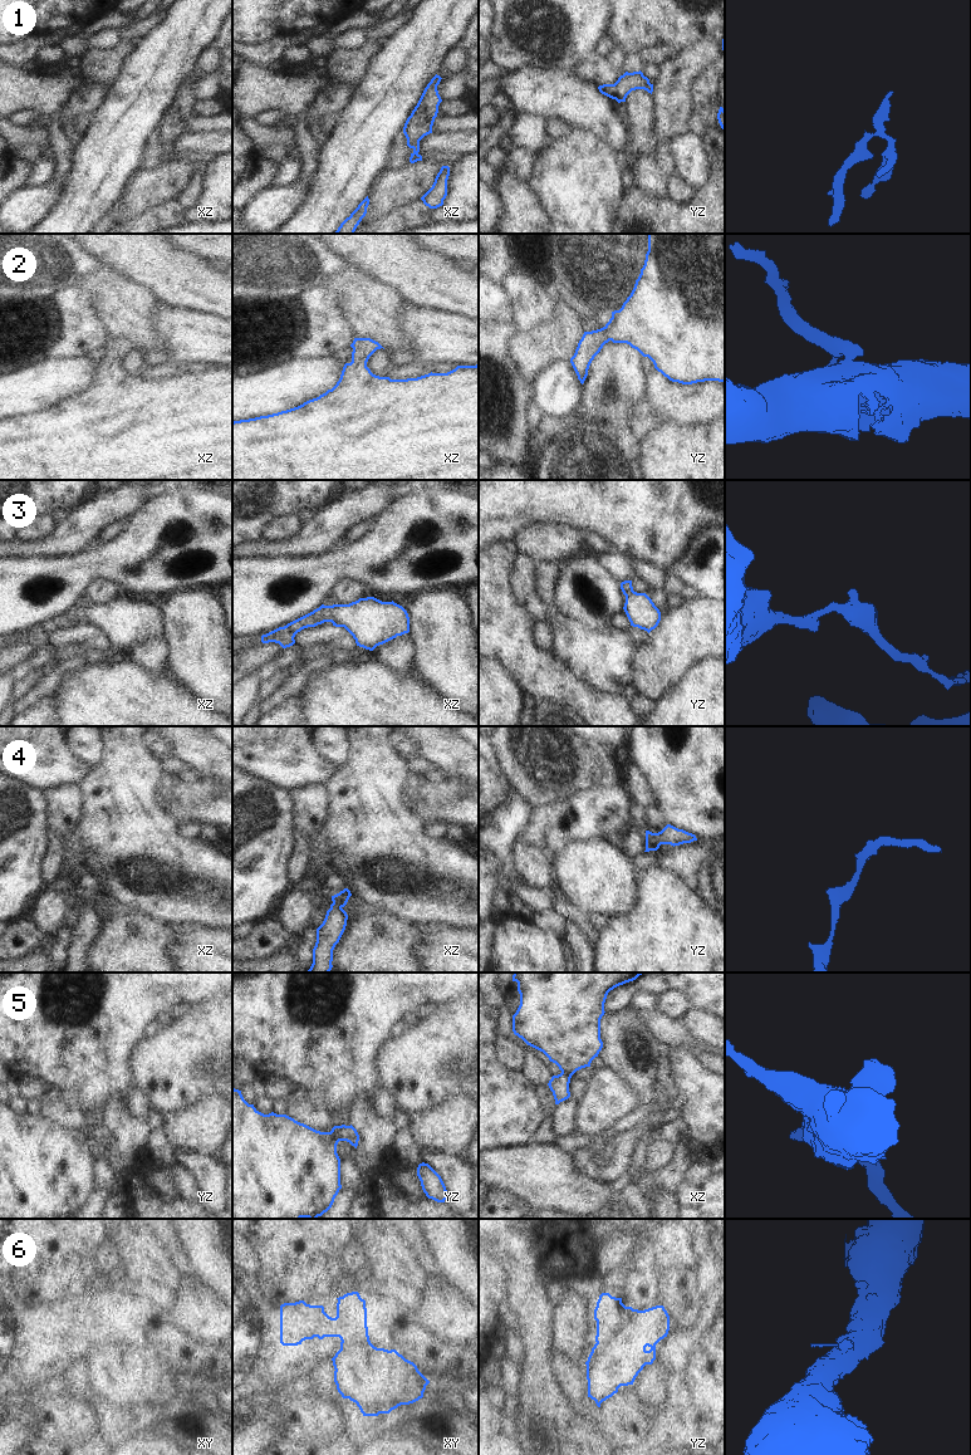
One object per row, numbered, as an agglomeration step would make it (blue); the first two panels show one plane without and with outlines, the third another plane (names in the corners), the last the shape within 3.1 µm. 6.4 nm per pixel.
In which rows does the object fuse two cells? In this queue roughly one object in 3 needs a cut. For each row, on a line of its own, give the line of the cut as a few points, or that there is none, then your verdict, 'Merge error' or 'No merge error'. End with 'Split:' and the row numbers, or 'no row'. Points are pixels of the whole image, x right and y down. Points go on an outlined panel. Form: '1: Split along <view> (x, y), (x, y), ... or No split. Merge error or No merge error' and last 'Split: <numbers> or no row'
1: Split along xz (413, 152), (417, 153). Merge error
2: No split. No merge error
3: Split along xz (284, 626), (294, 635). Merge error
4: No split. No merge error
5: Split along yz (329, 1132), (337, 1142). Merge error
6: Split along yz (626, 1307), (609, 1341), (606, 1345), (597, 1343). Merge error
Split: 1, 3, 5, 6.

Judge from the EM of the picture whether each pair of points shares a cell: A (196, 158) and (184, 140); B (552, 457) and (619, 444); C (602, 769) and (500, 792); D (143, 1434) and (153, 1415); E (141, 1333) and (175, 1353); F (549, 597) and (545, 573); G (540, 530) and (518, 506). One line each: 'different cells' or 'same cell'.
A: different cells
B: same cell
C: different cells
D: different cells
E: same cell
F: same cell
G: different cells

